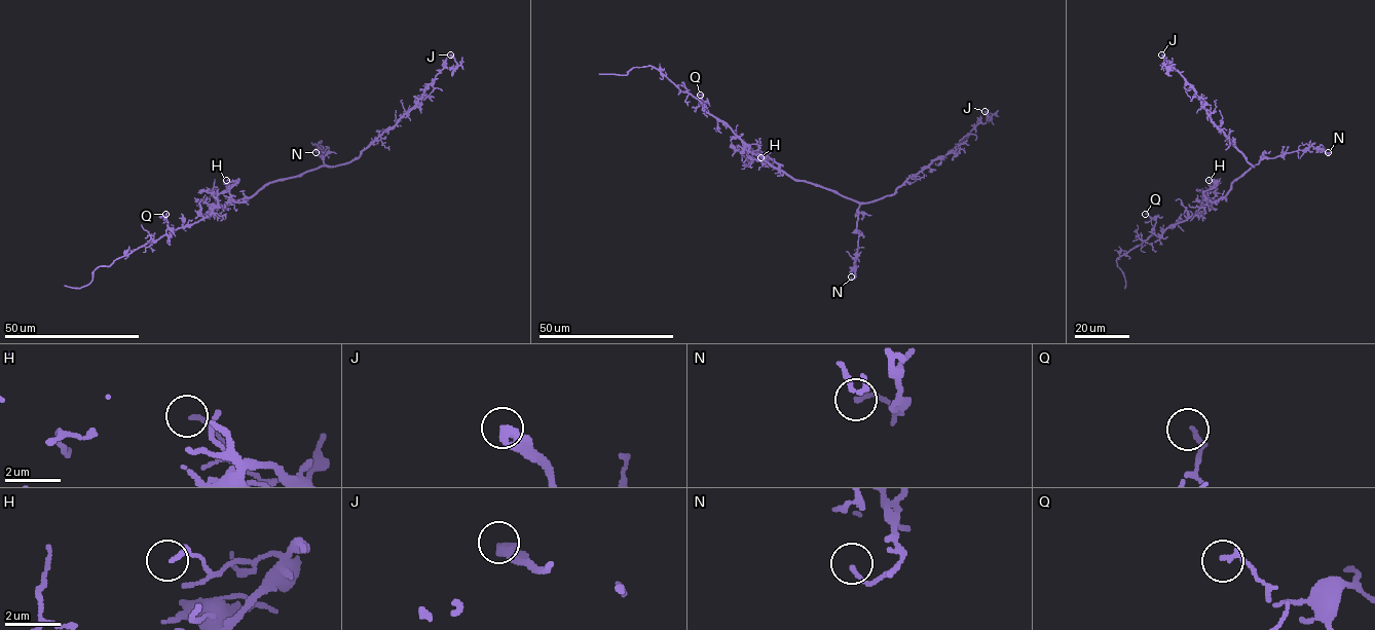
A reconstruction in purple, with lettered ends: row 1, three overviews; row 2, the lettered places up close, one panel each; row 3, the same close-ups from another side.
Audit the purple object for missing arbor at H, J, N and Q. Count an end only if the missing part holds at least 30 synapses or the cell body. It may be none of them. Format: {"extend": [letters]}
{"extend": []}

